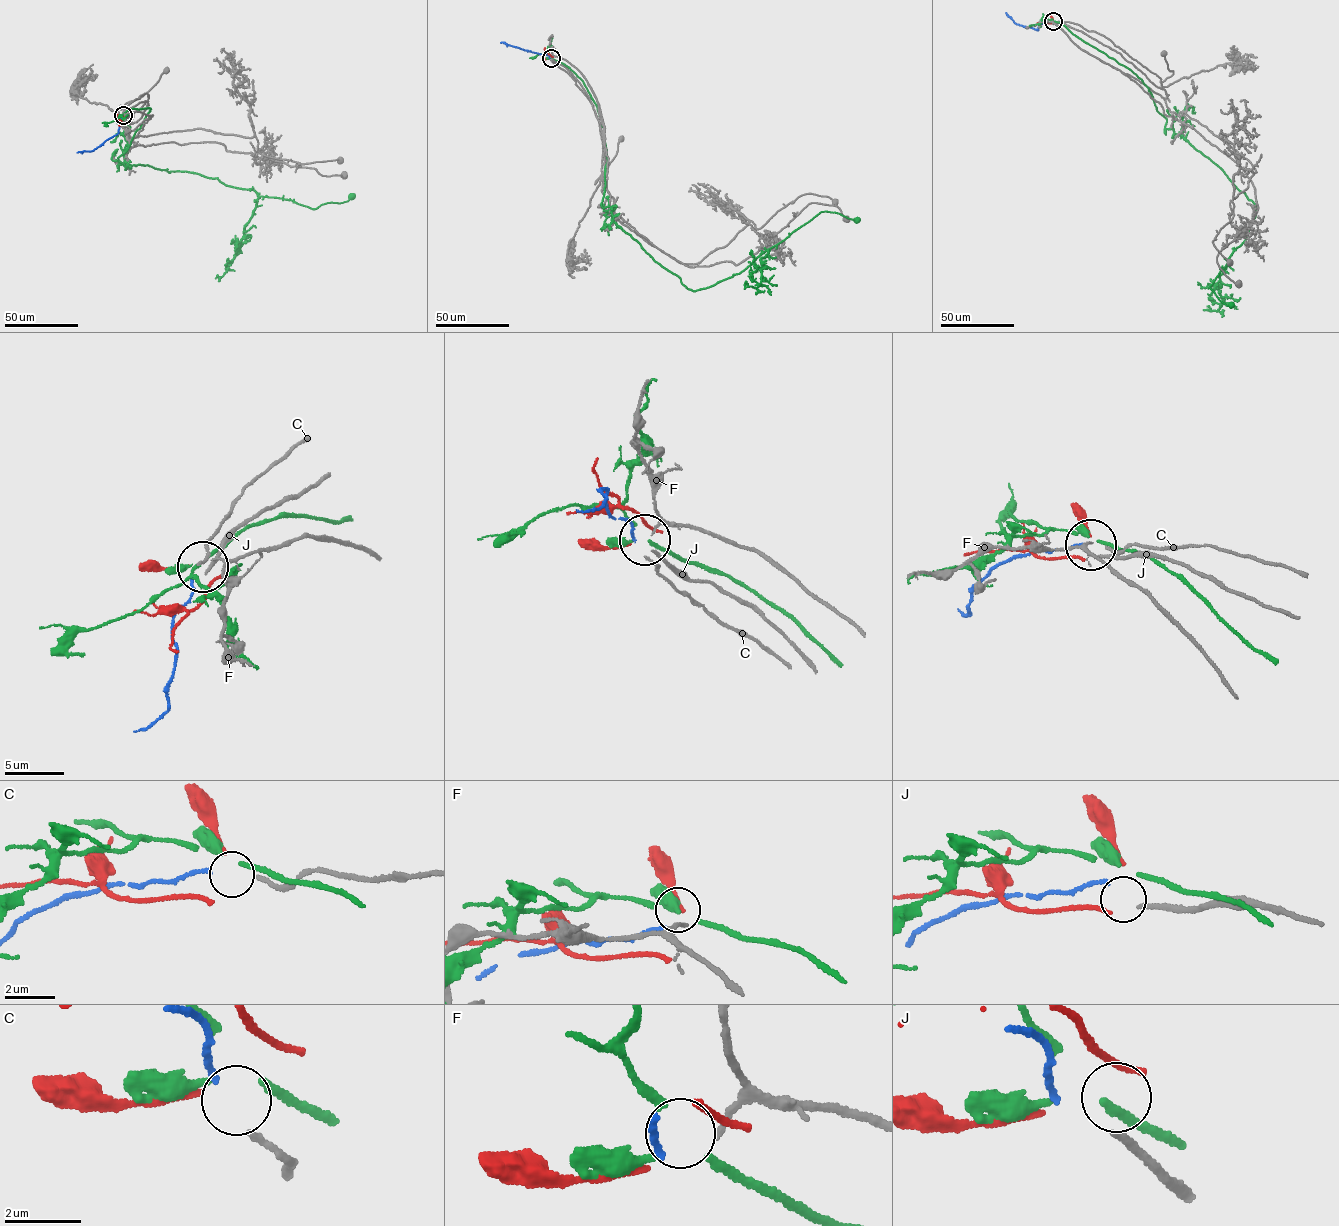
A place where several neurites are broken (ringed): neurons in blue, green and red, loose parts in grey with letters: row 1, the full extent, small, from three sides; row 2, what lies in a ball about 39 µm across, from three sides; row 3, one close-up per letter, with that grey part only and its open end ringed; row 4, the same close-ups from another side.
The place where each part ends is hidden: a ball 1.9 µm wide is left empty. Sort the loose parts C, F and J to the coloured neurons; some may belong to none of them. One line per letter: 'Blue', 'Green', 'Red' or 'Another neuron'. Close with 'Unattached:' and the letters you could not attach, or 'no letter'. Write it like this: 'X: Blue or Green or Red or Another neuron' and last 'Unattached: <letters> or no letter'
C: Blue
F: Another neuron
J: Red
Unattached: F

